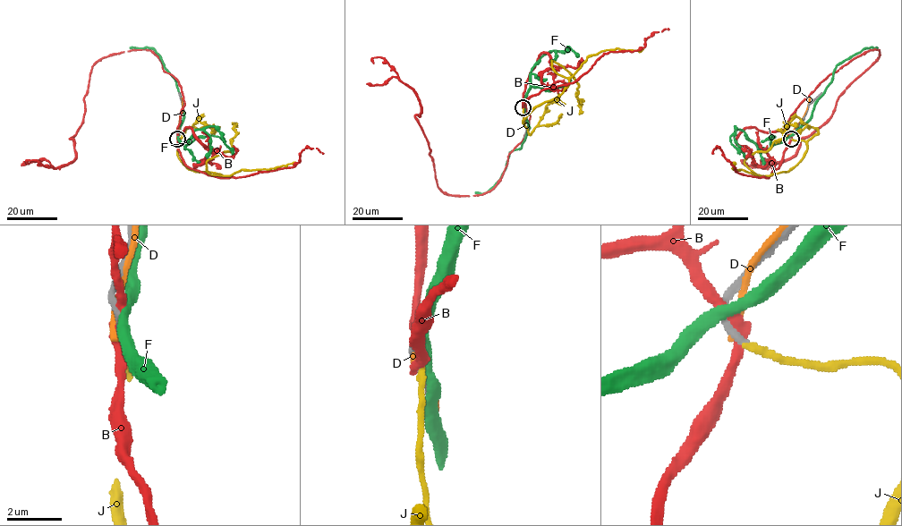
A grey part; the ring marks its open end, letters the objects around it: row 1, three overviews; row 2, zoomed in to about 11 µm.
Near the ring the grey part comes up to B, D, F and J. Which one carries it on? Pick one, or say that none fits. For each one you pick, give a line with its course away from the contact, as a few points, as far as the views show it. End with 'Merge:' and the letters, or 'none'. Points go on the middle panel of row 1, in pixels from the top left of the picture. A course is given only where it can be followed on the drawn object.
J: course (523, 107), (523, 123), (536, 106), (557, 97), (568, 84), (552, 67), (553, 61), (578, 85), (579, 114)
Merge: J

